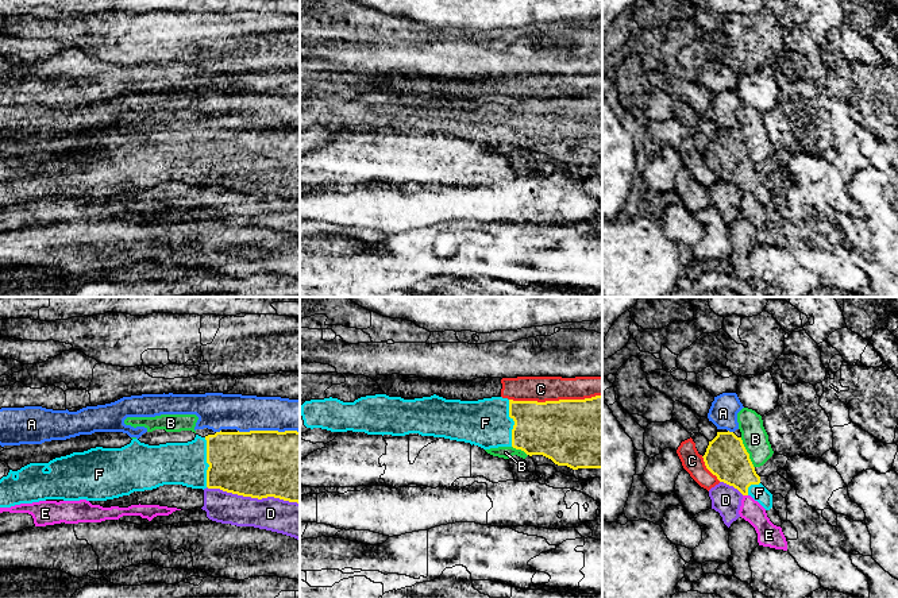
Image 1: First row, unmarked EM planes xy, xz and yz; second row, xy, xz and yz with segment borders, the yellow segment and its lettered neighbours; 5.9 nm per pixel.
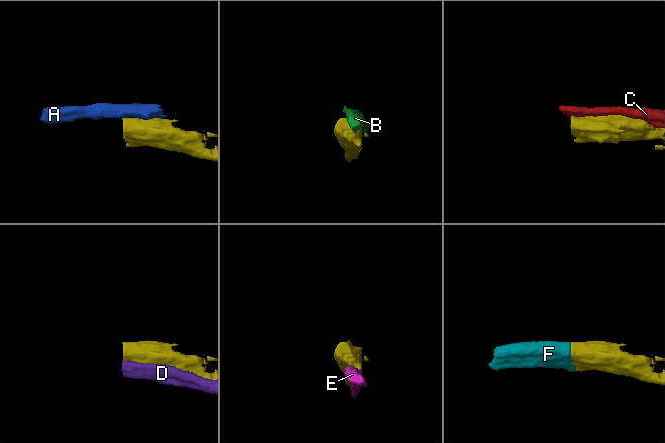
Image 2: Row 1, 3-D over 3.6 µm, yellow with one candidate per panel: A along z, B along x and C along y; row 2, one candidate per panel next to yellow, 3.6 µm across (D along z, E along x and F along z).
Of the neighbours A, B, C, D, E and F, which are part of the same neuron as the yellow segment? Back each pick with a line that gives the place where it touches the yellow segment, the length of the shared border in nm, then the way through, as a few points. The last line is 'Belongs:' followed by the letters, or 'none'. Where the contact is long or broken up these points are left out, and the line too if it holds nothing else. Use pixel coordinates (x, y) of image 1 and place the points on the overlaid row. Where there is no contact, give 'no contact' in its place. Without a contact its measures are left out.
F: contact xy (207, 462); length 300 nm
Belongs: F

